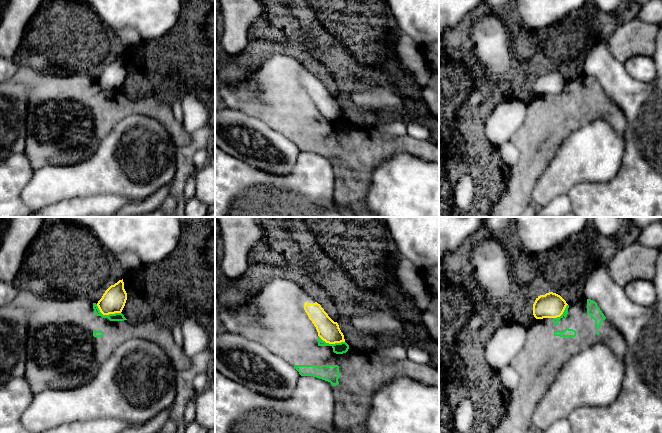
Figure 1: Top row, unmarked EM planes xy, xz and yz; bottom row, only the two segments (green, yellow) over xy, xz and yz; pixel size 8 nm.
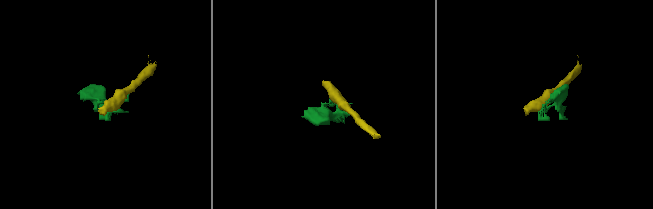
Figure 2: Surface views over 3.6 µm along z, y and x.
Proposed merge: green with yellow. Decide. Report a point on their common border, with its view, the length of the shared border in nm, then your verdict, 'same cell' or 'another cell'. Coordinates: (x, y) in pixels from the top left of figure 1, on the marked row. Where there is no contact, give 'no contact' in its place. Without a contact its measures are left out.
xy (107, 315) | 220 nm | another cell

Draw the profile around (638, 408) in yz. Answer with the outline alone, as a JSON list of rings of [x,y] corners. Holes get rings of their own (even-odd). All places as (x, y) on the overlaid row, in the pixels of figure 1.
[[[662,246],[658,250],[655,275],[652,279],[657,298],[650,307],[636,304],[626,296],[624,289],[613,281],[607,260],[589,272],[585,280],[584,298],[597,303],[606,320],[621,332],[627,349],[623,357],[625,372],[618,397],[605,407],[580,406],[574,409],[568,416],[572,433],[662,433]]]

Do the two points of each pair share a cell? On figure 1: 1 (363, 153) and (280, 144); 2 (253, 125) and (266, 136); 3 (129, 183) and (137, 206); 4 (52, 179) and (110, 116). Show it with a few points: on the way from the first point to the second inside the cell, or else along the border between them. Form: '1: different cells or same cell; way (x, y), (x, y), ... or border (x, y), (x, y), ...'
1: different cells; border (277, 132), (290, 139), (301, 151)
2: same cell; way (256, 128), (263, 135)
3: different cells; border (157, 191), (143, 199), (133, 201)
4: different cells; border (88, 159), (70, 165), (45, 165), (42, 168)

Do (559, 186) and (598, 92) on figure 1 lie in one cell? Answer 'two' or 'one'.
two

